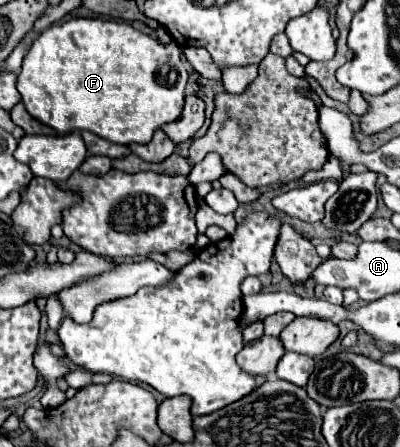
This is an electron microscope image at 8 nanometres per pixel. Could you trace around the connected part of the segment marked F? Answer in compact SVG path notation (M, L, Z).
M72 18L64 24L54 24L50 26L48 30L44 30L32 44L32 48L28 50L28 54L24 56L24 62L22 62L22 70L18 74L18 92L22 96L22 102L28 110L30 116L34 116L38 122L54 128L56 132L60 134L66 134L66 132L82 132L82 130L88 130L96 136L102 136L104 140L110 140L114 144L132 144L132 142L140 142L140 144L146 144L152 134L168 124L168 122L174 122L178 120L180 112L182 112L182 106L184 106L184 86L186 86L186 80L188 80L188 72L186 68L182 66L180 62L180 56L176 54L176 50L172 50L170 46L166 48L164 44L160 44L154 36L148 36L148 34L142 34L140 30L132 28L130 24L126 22L116 22L116 20L102 20L102 18Z

